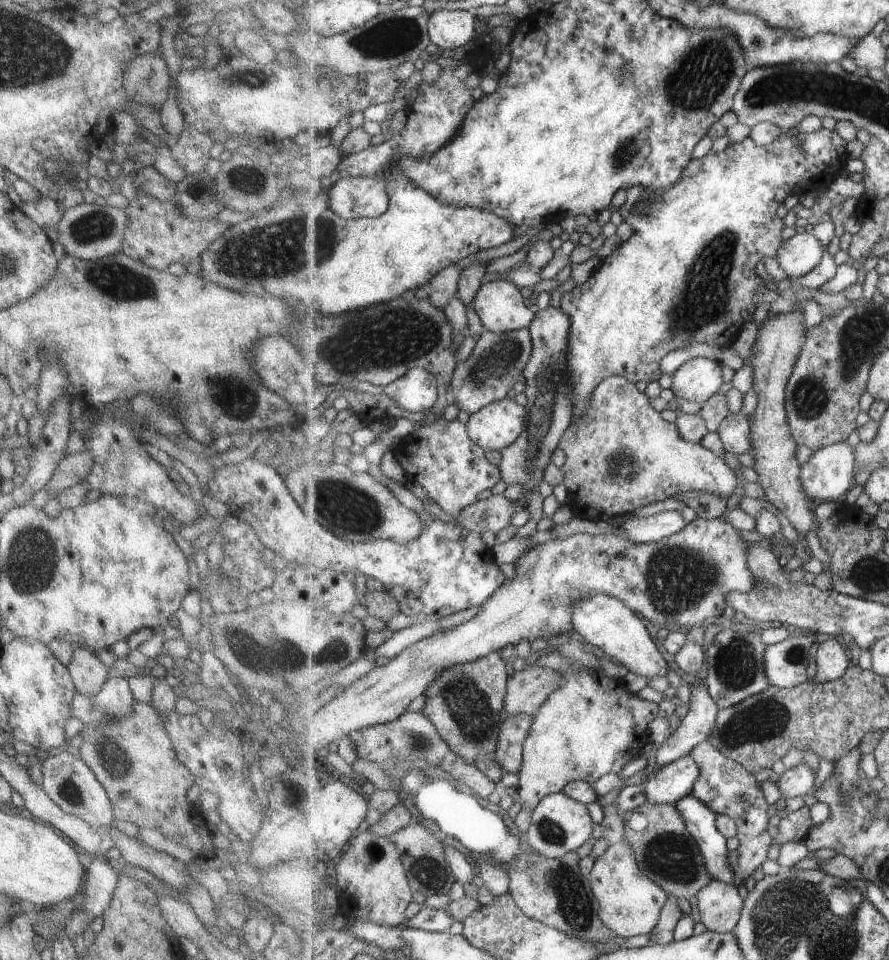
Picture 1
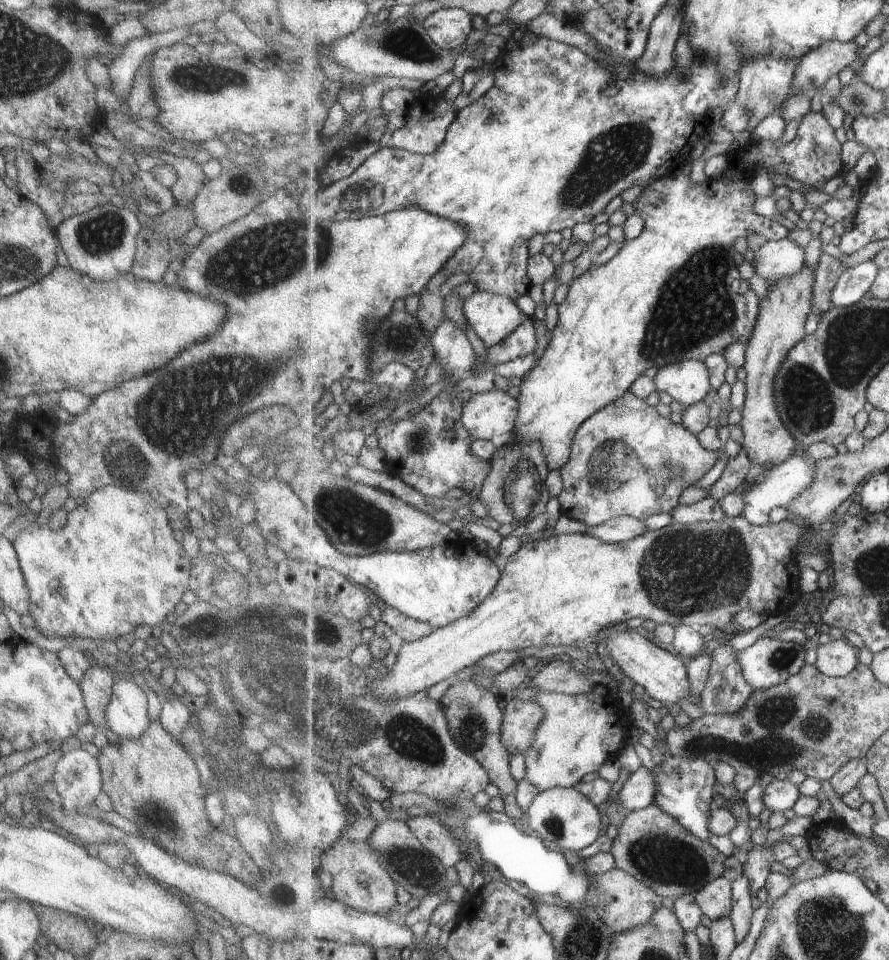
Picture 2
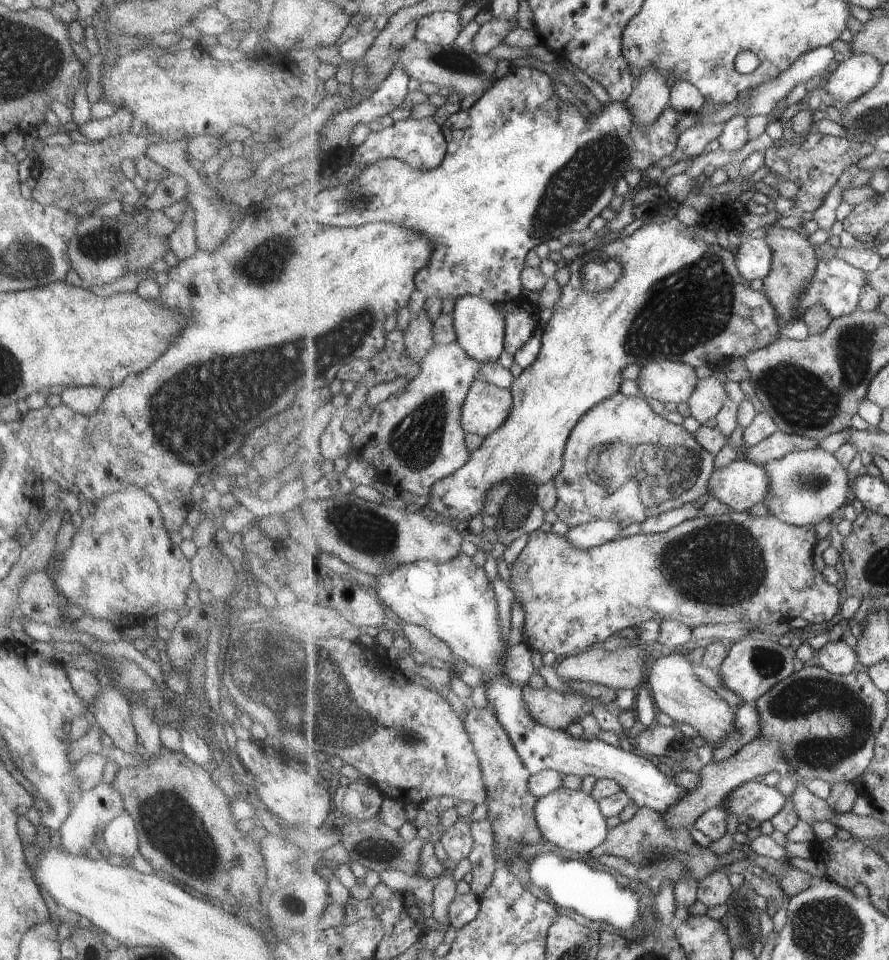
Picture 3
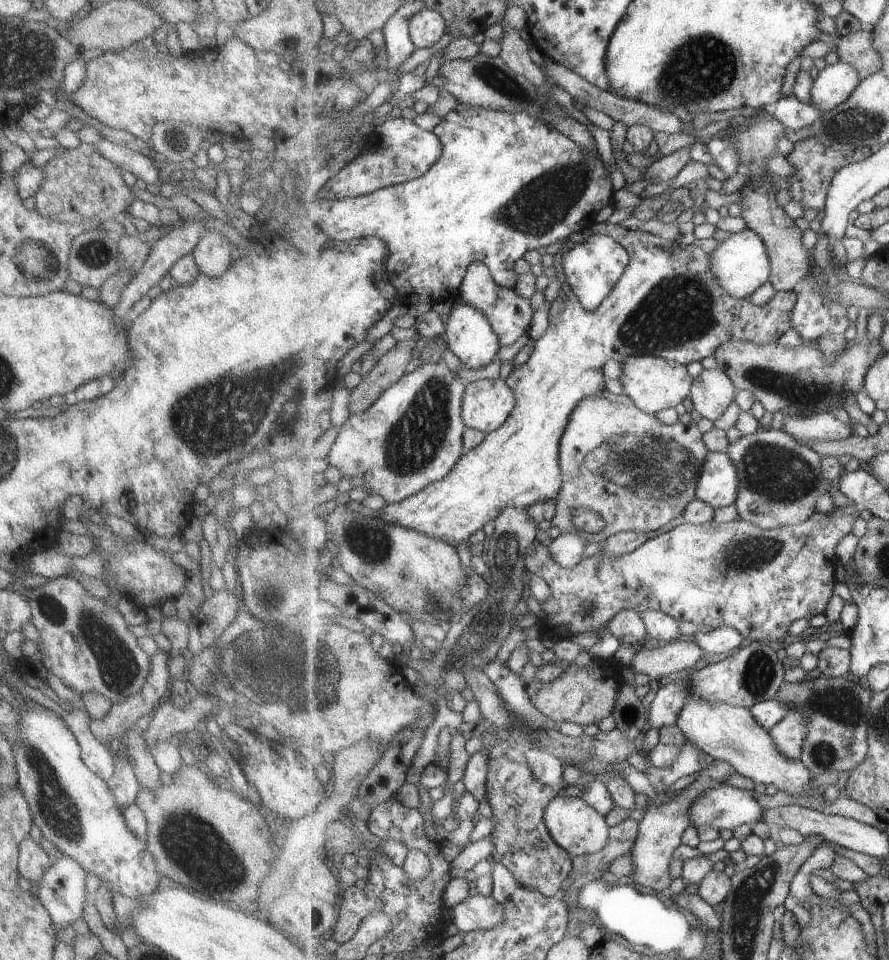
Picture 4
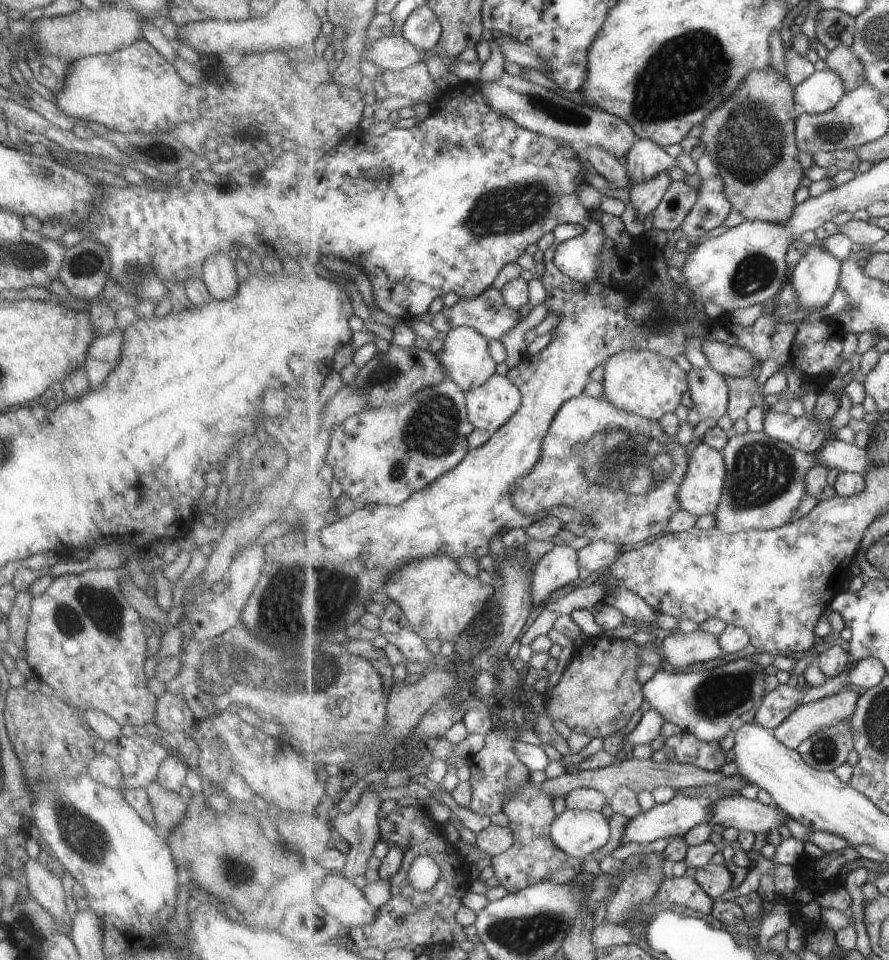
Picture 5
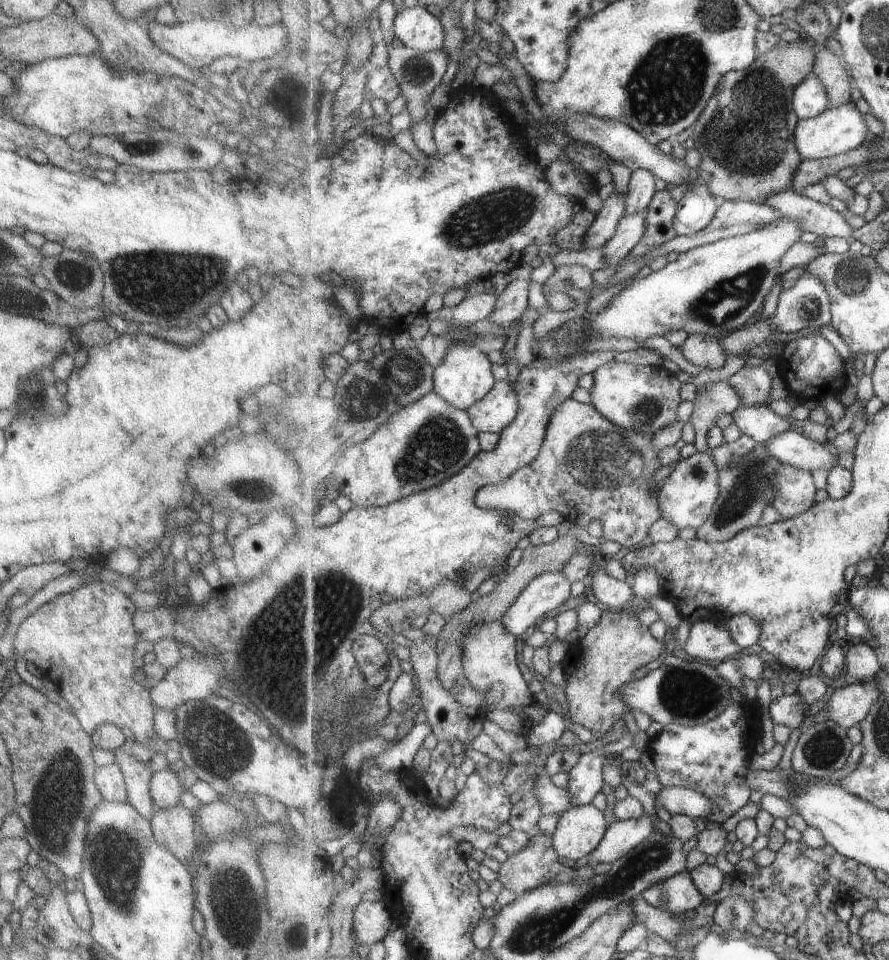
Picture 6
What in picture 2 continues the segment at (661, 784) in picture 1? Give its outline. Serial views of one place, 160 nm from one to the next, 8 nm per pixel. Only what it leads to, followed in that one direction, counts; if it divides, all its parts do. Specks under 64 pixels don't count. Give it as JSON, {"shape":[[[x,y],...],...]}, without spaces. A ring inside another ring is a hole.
{"shape":[[[641,766],[625,781],[612,801],[618,801],[624,812],[628,813],[651,806],[656,792],[657,782],[654,773]]]}

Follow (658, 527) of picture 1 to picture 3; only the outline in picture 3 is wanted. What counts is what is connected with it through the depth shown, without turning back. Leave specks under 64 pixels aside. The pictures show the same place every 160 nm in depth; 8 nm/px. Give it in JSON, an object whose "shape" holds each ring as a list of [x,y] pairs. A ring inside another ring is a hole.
{"shape":[[[598,520],[573,527],[565,536],[576,549],[582,551],[614,541],[622,528],[623,526],[615,521]]]}

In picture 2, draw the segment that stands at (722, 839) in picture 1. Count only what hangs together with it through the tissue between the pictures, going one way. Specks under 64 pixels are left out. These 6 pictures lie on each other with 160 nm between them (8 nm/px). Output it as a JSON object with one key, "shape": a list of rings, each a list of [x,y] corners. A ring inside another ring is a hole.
{"shape":[[[669,757],[660,765],[652,769],[657,782],[657,792],[654,803],[679,822],[689,832],[701,838],[711,838],[712,832],[709,821],[714,808],[713,794],[715,794],[715,768],[717,759],[687,759]]]}

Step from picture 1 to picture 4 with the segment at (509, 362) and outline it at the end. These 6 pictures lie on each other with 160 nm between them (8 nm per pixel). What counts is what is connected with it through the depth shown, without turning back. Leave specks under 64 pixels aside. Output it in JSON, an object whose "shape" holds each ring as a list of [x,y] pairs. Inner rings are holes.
{"shape":[[[474,262],[468,266],[468,273],[463,279],[463,284],[454,296],[453,302],[474,306],[480,310],[491,322],[503,346],[513,344],[521,334],[525,334],[531,326],[533,318],[532,302],[517,294],[515,289],[501,286],[490,274],[489,267],[483,262]]]}

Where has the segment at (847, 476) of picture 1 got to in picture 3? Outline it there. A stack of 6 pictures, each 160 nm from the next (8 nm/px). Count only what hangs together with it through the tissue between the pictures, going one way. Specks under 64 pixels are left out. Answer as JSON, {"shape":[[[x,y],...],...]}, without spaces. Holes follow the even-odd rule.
{"shape":[[[740,456],[724,467],[716,468],[710,478],[709,496],[718,498],[721,502],[730,506],[733,511],[743,511],[751,508],[753,504],[764,502],[768,499],[768,488],[770,478],[765,468],[755,464],[753,461]]]}

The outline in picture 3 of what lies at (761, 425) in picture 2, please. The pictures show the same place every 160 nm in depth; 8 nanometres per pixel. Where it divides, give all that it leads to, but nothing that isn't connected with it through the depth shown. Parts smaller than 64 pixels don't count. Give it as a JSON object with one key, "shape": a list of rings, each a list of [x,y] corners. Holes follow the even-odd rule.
{"shape":[[[775,222],[764,226],[766,235],[763,239],[774,250],[771,272],[763,279],[765,294],[774,302],[780,323],[793,323],[801,318],[798,308],[800,300],[806,295],[809,285],[815,276],[818,267],[818,254],[809,238],[805,237],[802,230],[788,229]]]}

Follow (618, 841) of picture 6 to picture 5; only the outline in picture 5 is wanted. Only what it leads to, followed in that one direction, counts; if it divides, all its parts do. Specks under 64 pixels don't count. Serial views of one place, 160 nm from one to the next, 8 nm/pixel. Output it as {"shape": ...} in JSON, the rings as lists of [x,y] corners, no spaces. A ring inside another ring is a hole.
{"shape":[[[675,794],[675,796],[666,803],[657,803],[648,811],[639,813],[635,818],[632,818],[625,827],[622,844],[649,844],[655,842],[659,838],[671,838],[685,836],[688,830],[701,823],[711,823],[710,820],[714,817],[712,814],[712,806],[714,803],[709,799],[698,797],[685,797]]]}

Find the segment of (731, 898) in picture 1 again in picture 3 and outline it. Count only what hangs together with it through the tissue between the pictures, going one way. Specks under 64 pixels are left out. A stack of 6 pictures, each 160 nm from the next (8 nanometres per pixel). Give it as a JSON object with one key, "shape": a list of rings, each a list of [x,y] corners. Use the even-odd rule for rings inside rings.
{"shape":[[[723,870],[715,871],[700,881],[698,900],[705,906],[713,908],[719,904],[727,904],[735,890],[729,880],[729,873]]]}

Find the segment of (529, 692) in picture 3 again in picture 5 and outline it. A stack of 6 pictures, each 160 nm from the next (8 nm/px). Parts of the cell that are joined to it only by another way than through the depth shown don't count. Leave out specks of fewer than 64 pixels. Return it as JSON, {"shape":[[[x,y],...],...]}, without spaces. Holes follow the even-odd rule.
{"shape":[[[602,634],[590,637],[584,645],[574,648],[574,655],[555,688],[546,694],[548,714],[554,720],[562,720],[573,732],[585,733],[592,738],[605,738],[616,732],[621,732],[629,722],[631,716],[643,706],[645,700],[642,685],[637,680],[637,670],[641,668],[641,654],[643,650],[652,648],[649,644],[637,645],[630,639],[605,637]]]}

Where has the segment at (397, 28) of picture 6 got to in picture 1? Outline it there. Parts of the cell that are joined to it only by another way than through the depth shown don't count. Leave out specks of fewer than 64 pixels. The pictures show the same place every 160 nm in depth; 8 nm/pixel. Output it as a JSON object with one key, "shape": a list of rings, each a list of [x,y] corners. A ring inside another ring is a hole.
{"shape":[[[438,10],[431,14],[428,33],[432,48],[453,50],[473,41],[477,30],[476,16],[468,11]]]}

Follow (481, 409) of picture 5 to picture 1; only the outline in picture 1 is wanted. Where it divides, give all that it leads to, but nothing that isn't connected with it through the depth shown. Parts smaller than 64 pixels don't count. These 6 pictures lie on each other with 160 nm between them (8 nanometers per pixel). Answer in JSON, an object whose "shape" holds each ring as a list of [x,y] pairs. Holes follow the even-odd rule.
{"shape":[[[507,397],[471,414],[466,427],[480,447],[487,451],[501,450],[521,436],[526,422],[526,407],[517,404],[513,397]]]}

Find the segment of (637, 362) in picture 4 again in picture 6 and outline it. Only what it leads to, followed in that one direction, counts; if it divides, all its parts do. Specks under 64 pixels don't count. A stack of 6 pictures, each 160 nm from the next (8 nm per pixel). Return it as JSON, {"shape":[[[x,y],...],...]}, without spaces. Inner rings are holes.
{"shape":[[[623,361],[609,362],[594,373],[594,385],[590,390],[591,405],[615,424],[642,435],[653,435],[679,420],[679,404],[683,382],[664,367],[642,366]]]}

